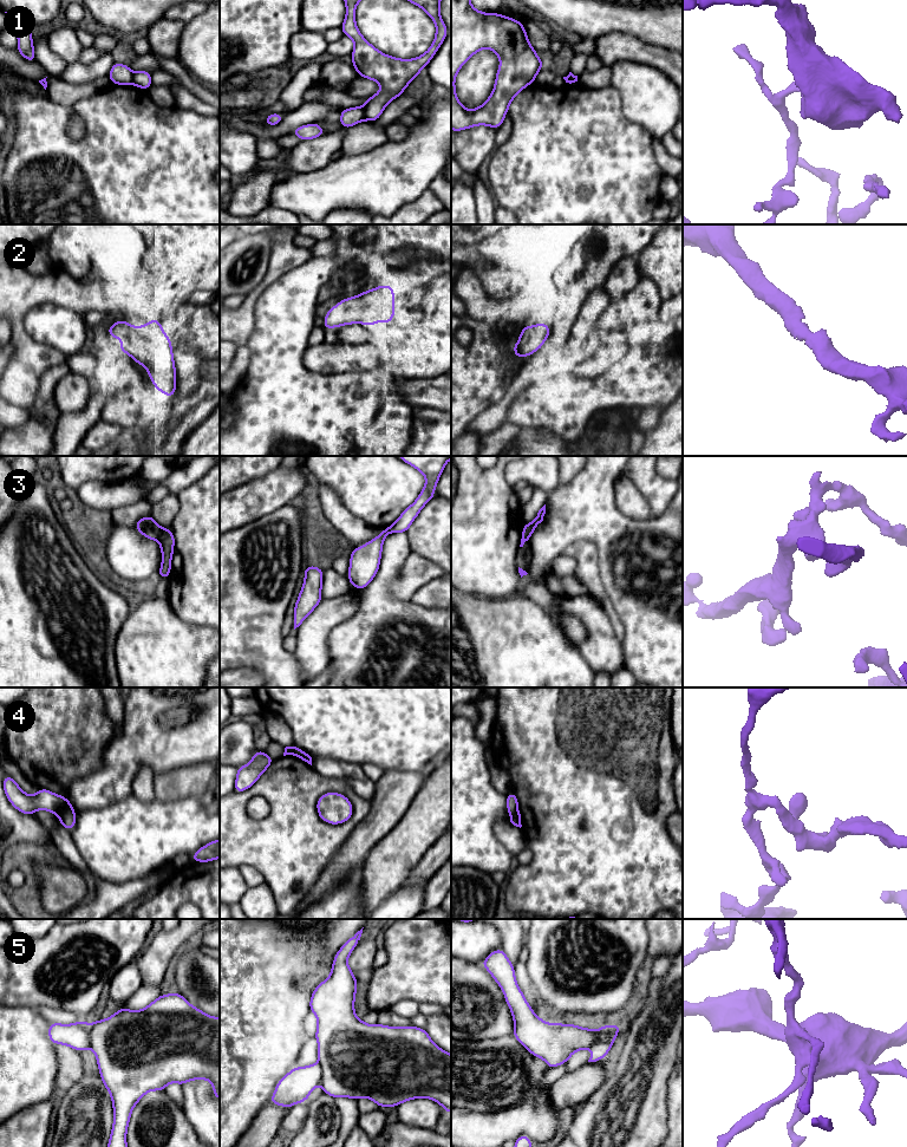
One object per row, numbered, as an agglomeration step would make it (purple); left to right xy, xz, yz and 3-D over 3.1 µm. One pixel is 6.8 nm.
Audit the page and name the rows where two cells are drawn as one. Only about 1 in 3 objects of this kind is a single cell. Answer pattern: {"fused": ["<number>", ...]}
{"fused": ["1", "3", "4", "5"]}

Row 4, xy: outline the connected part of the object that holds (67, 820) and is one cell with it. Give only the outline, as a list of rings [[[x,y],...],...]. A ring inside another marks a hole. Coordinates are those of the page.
[[[72,808],[71,810],[59,815],[59,822],[68,832],[71,832],[76,827],[76,809]]]

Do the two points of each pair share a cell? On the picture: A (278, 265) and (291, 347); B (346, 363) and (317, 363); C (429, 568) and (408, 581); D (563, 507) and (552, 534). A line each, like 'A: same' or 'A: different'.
A: different
B: same
C: same
D: same

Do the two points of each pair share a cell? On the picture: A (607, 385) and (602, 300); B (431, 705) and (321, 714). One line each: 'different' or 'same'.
A: different
B: same

